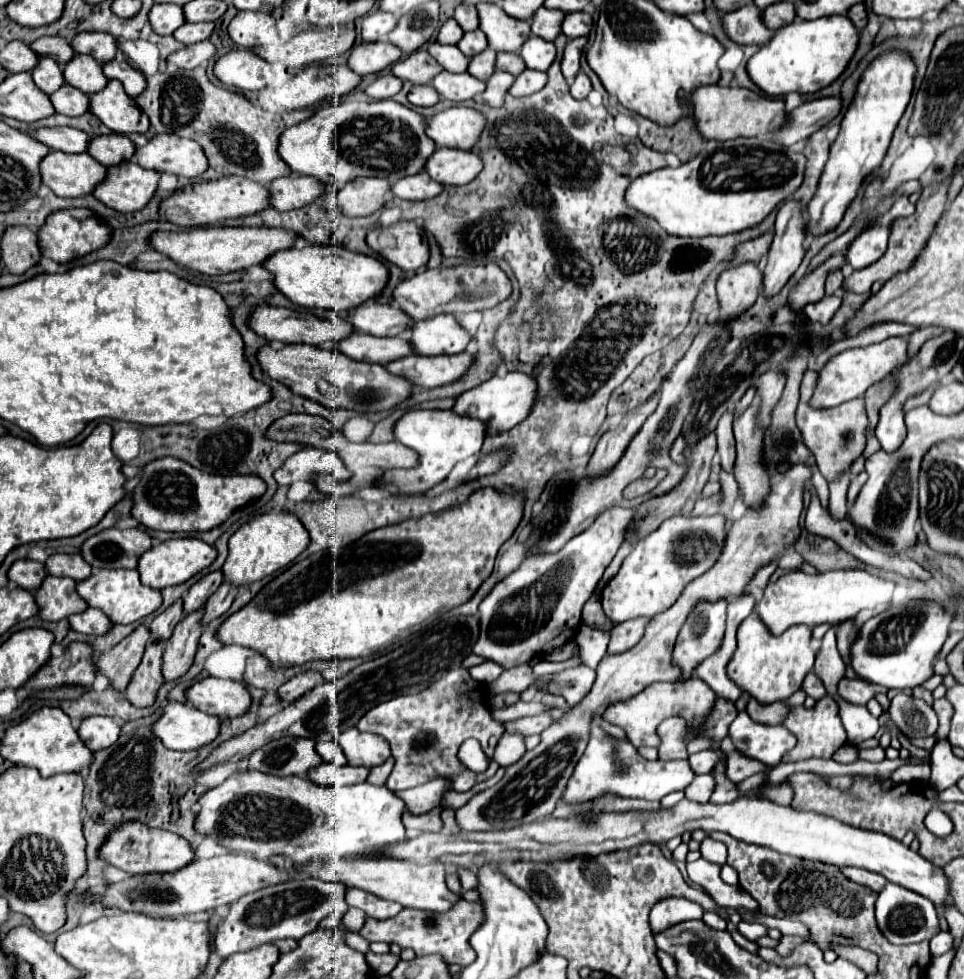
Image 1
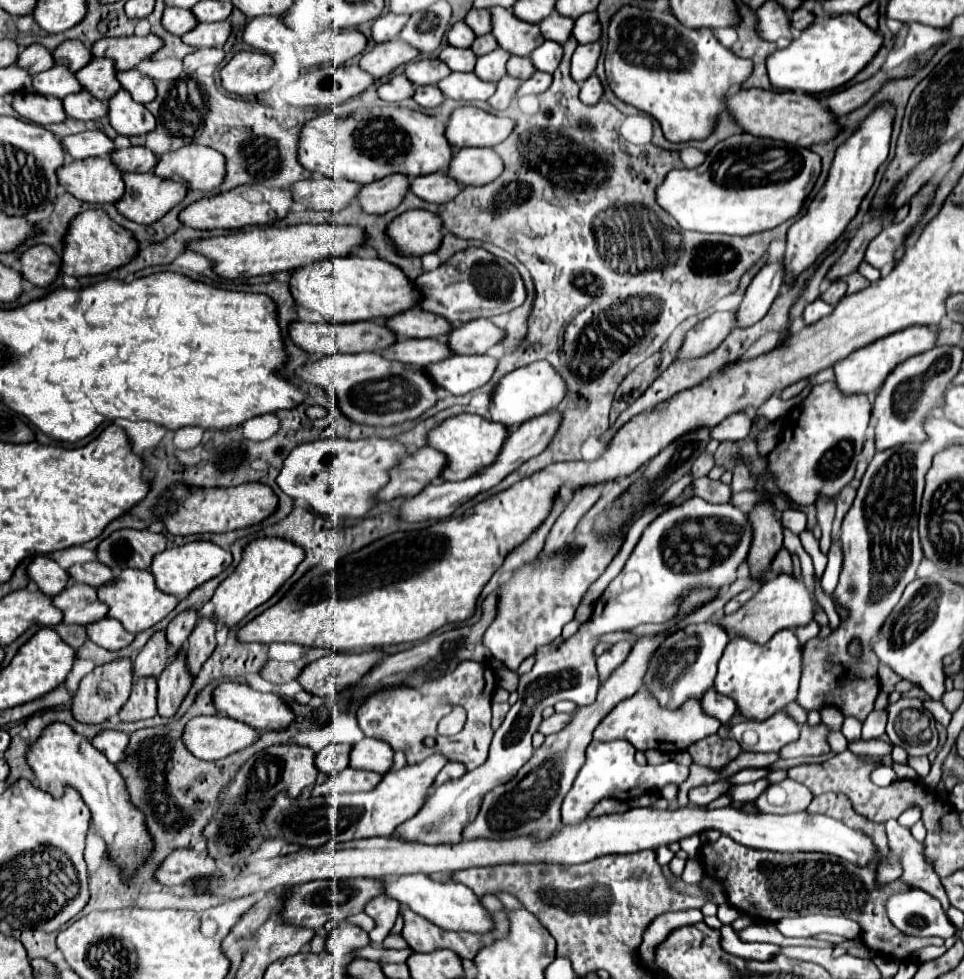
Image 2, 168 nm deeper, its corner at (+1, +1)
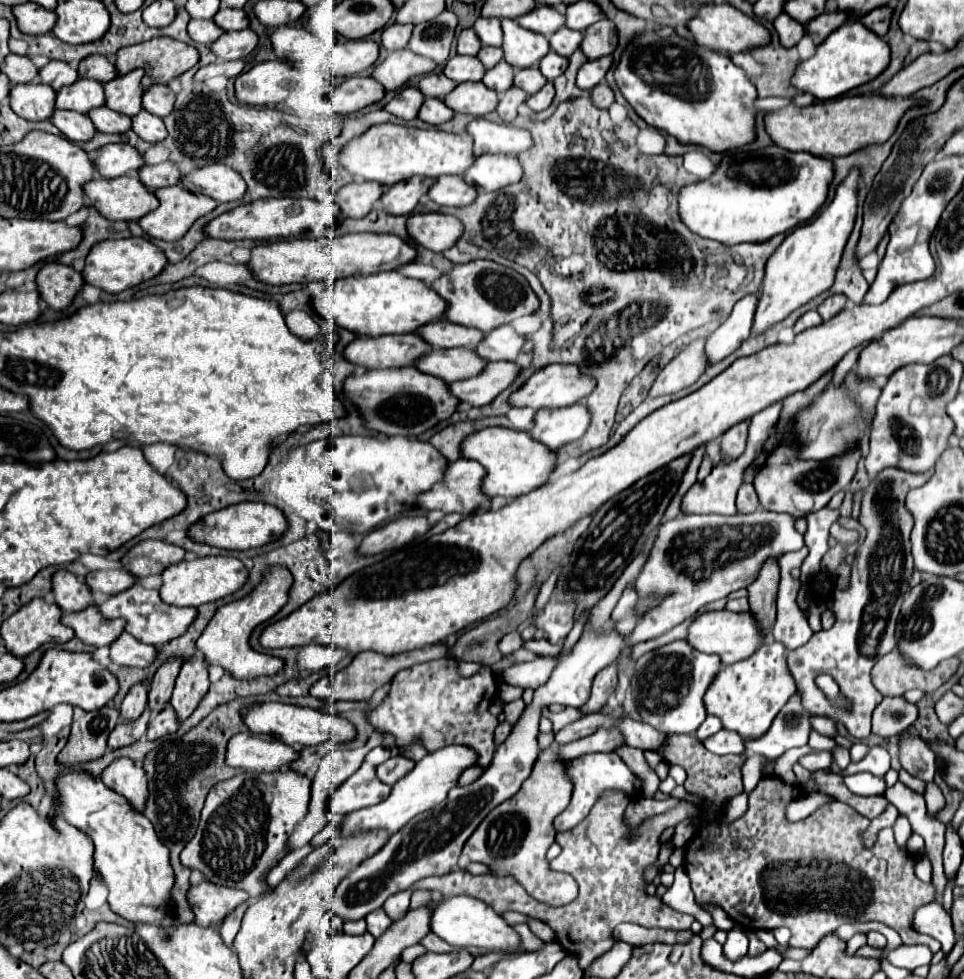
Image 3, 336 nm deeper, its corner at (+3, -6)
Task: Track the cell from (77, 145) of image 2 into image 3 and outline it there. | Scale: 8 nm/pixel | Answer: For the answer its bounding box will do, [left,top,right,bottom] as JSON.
[93,144,145,178]

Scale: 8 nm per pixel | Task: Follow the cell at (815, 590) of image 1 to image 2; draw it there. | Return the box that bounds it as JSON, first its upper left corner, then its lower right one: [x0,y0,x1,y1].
[719,573,815,645]

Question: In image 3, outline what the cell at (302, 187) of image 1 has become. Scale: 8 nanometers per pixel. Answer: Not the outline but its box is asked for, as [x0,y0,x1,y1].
[335,182,383,218]

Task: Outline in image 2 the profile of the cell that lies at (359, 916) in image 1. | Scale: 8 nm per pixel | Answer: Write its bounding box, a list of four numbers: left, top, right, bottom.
[327,921,369,955]

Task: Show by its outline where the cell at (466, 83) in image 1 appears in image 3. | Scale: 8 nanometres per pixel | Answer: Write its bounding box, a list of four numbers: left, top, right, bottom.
[445,82,499,118]

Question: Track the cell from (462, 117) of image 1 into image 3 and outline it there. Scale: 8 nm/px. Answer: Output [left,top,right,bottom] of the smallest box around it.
[467,118,531,154]

